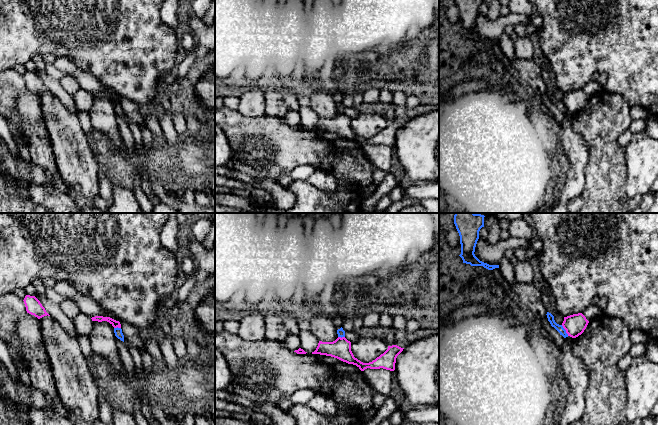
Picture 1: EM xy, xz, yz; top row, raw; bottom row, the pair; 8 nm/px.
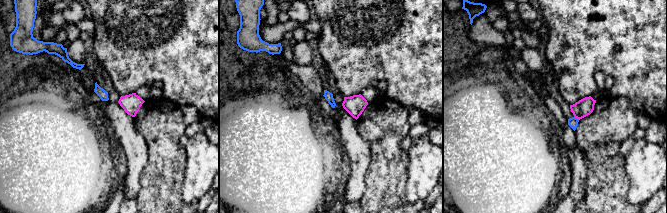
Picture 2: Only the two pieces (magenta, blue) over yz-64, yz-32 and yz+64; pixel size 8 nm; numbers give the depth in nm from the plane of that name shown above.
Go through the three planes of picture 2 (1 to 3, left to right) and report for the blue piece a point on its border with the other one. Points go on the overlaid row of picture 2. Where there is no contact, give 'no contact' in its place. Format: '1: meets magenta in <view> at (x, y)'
1: no contact
2: no contact
3: meets magenta in yz+64 at (576, 117)

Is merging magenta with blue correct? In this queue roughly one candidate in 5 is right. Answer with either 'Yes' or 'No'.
No

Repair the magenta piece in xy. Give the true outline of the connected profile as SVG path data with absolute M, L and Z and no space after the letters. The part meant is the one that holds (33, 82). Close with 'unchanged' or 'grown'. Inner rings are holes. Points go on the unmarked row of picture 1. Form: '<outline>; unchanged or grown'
M26 71L23 77L27 89L34 91L38 95L47 91L50 92L35 72Z; unchanged

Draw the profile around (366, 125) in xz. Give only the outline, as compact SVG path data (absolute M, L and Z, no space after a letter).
M360 113L351 119L351 127L355 134L363 139L369 139L388 125L385 117L376 113Z

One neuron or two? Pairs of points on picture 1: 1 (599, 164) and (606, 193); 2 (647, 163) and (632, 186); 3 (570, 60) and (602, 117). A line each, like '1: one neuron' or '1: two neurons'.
1: one neuron
2: one neuron
3: two neurons

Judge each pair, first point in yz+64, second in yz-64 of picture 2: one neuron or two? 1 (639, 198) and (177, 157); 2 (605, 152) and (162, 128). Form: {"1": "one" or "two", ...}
{"1": "two", "2": "one"}

